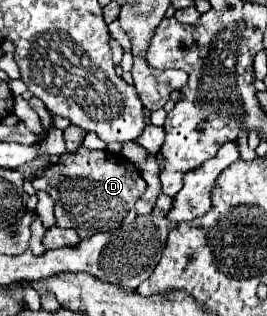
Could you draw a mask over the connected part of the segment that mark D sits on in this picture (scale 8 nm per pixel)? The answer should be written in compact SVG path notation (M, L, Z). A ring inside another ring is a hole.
M80 147L76 153L62 153L60 163L48 165L32 185L54 199L56 225L76 229L82 239L92 237L98 231L118 229L130 223L136 217L134 203L146 189L146 181L136 165L110 155L108 151L92 151L86 147Z

